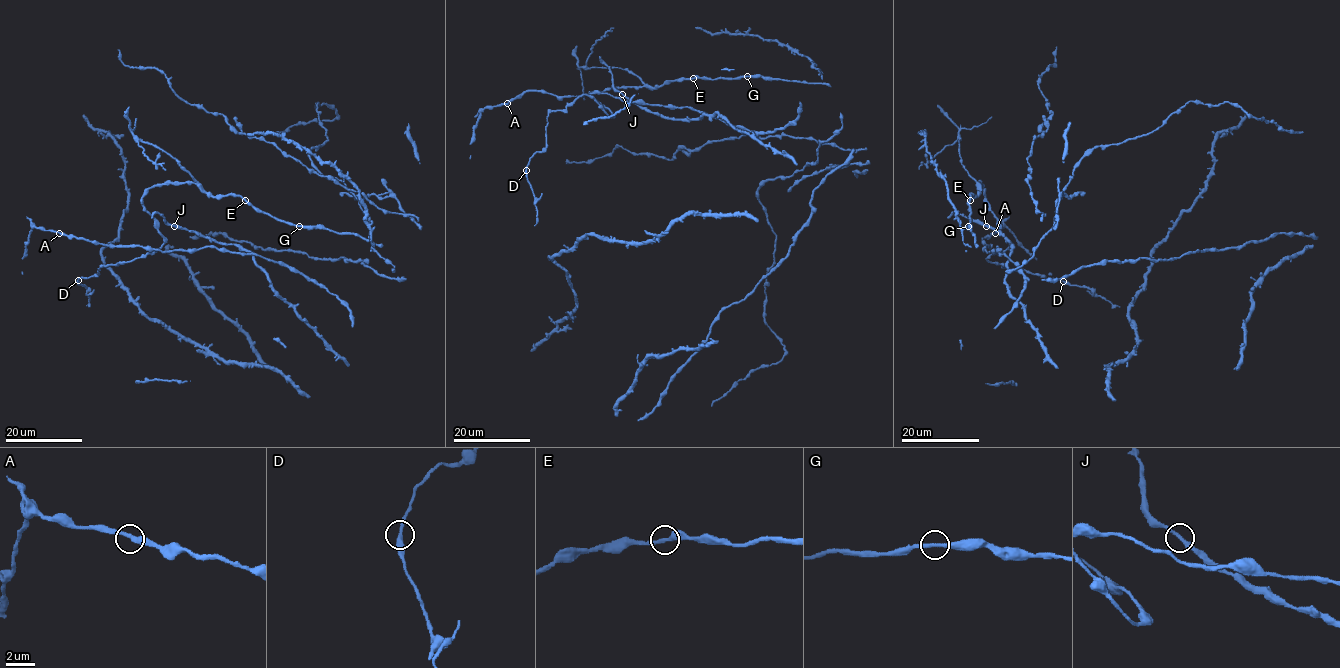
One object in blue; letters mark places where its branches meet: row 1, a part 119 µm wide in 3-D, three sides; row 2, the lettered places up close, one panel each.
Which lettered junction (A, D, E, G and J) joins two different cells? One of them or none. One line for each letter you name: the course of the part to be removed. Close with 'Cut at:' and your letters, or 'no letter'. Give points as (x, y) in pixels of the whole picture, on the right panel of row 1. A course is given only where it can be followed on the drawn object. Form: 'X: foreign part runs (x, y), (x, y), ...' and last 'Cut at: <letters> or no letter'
Cut at: no letter

